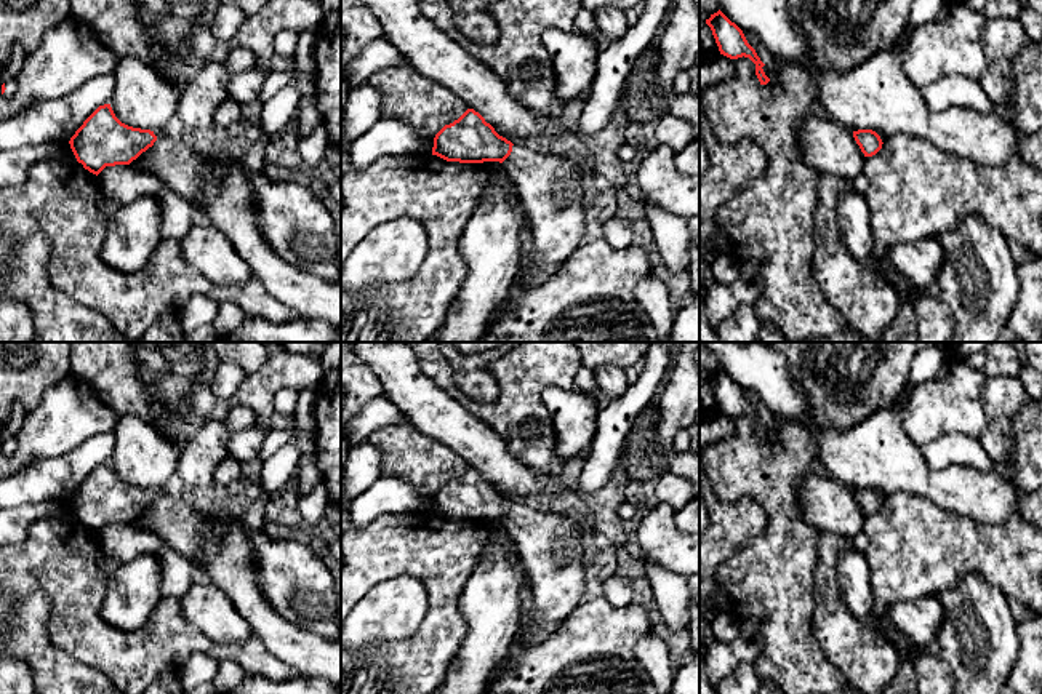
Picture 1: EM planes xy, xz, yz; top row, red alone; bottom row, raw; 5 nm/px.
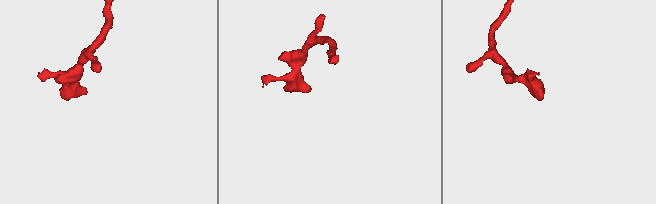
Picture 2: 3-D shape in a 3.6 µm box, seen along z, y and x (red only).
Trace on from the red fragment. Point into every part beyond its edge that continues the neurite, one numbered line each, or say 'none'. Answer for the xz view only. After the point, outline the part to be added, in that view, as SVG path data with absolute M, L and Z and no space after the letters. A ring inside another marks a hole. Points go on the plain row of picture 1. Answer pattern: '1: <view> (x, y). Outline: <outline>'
1: xz (551, 544). Outline: M514 502L503 523L527 568L535 614L528 630L517 636L509 657L493 672L490 684L515 665L536 628L565 620L583 603L586 592L584 517L575 512L551 513Z

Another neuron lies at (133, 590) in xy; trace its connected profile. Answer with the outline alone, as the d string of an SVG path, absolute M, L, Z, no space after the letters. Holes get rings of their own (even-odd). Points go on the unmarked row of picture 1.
M141 553L110 574L101 616L115 628L138 630L158 604L160 588L160 560L152 553Z

